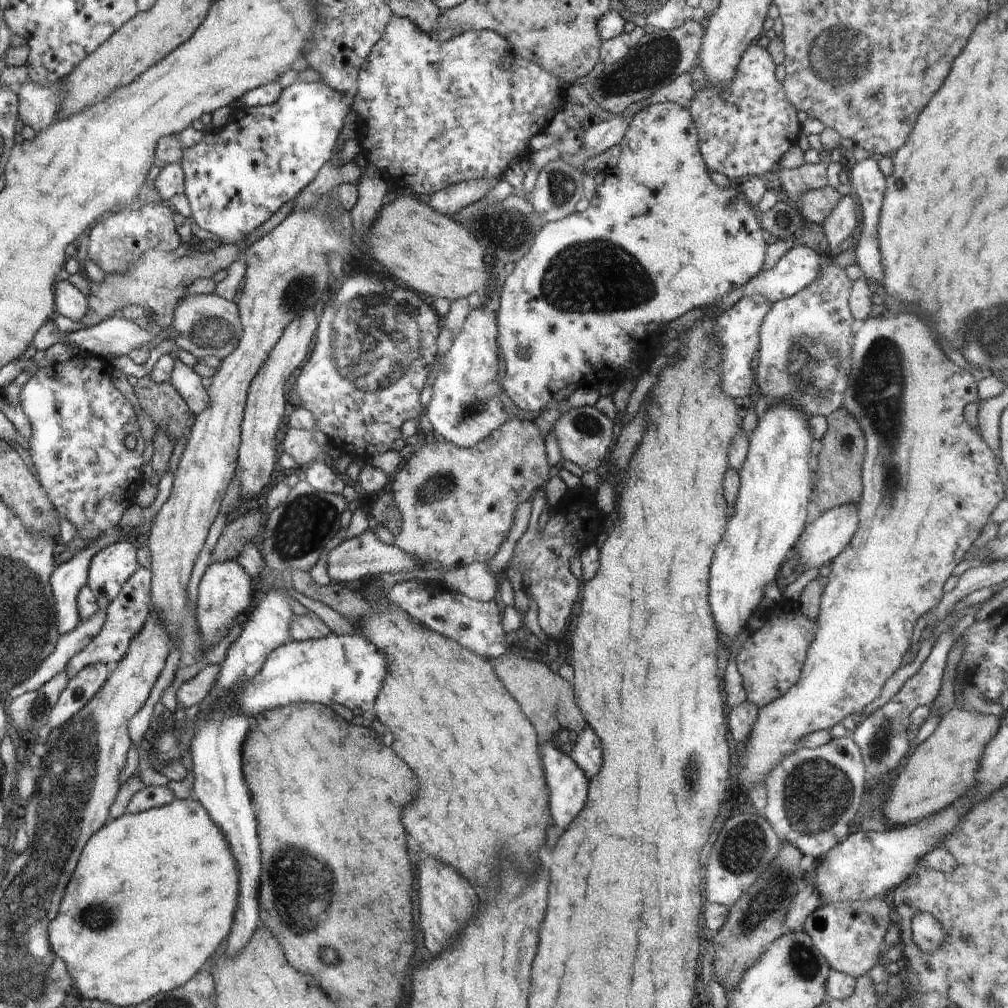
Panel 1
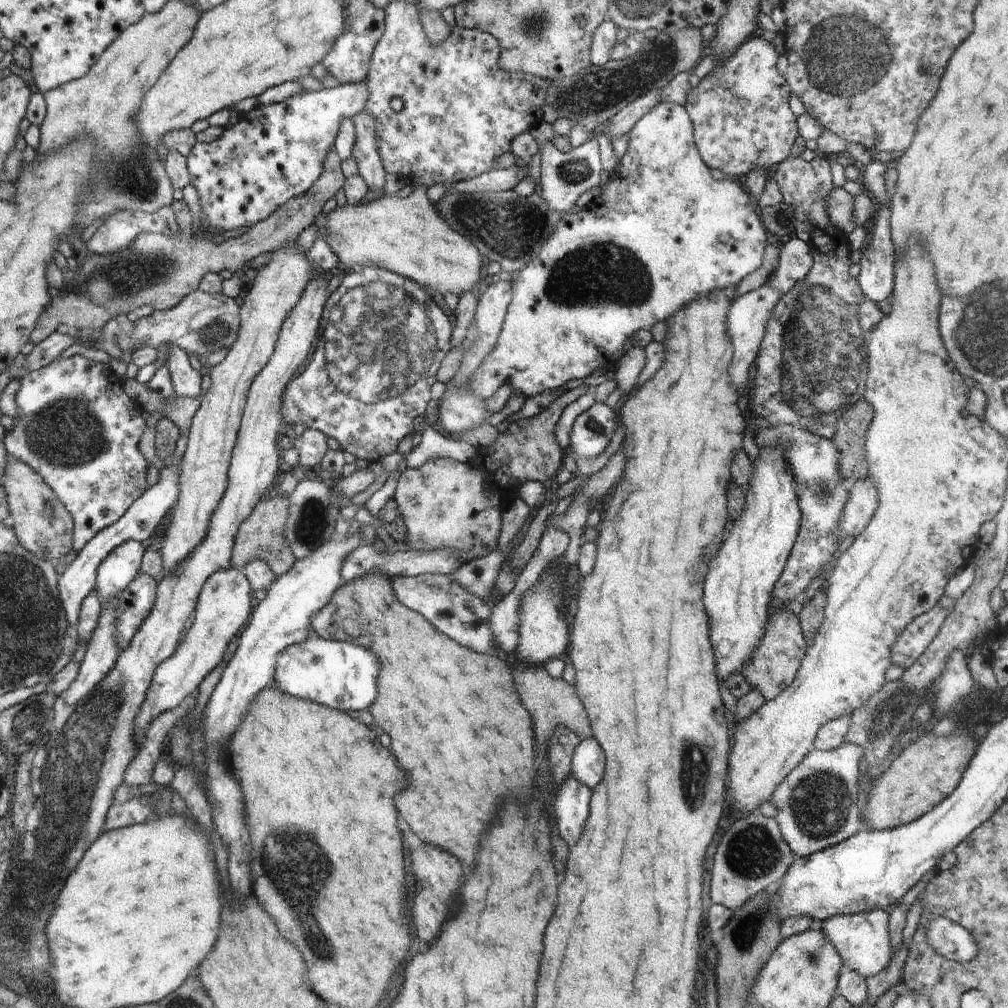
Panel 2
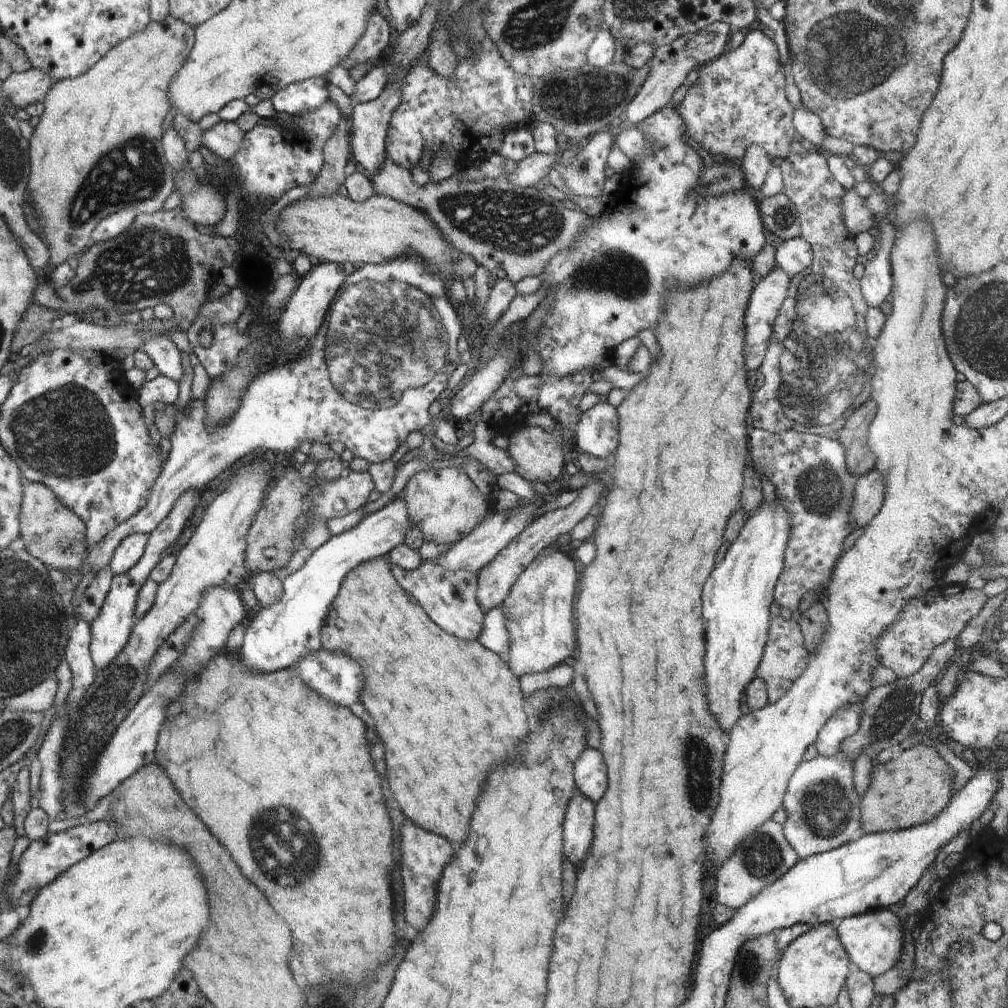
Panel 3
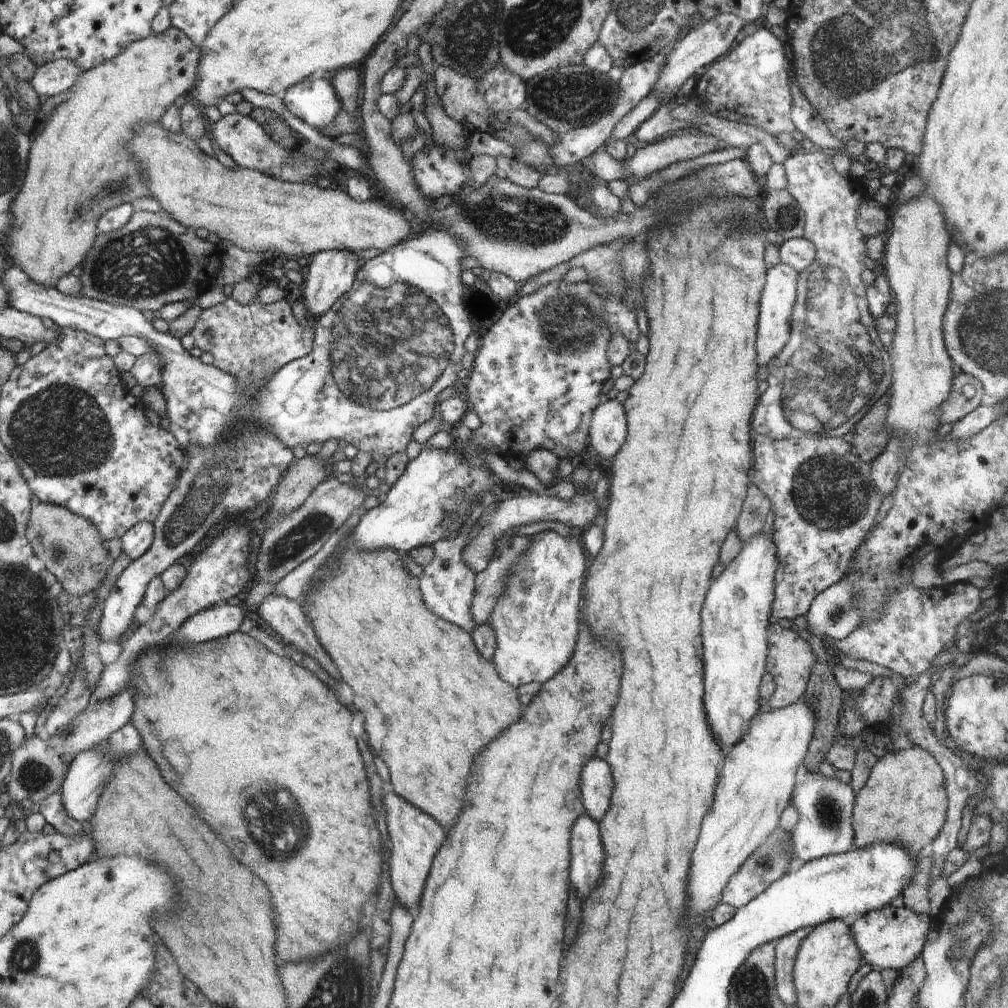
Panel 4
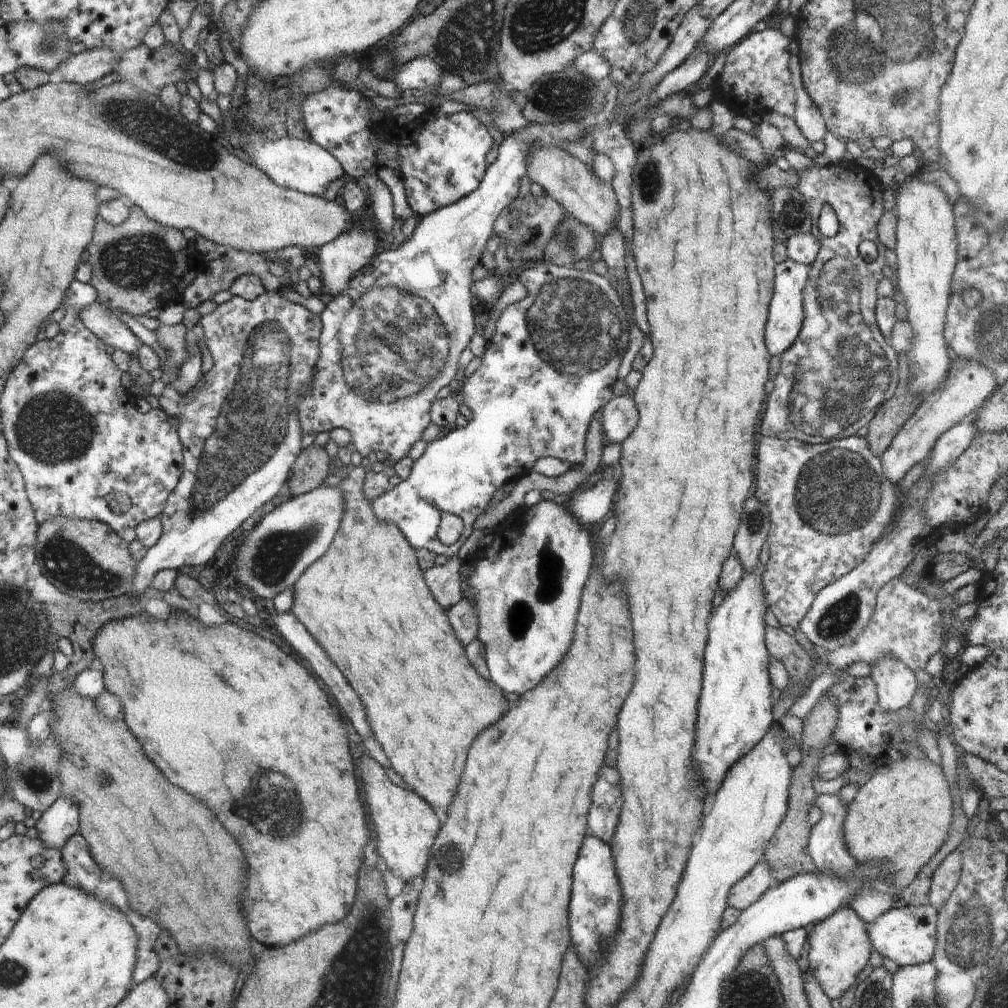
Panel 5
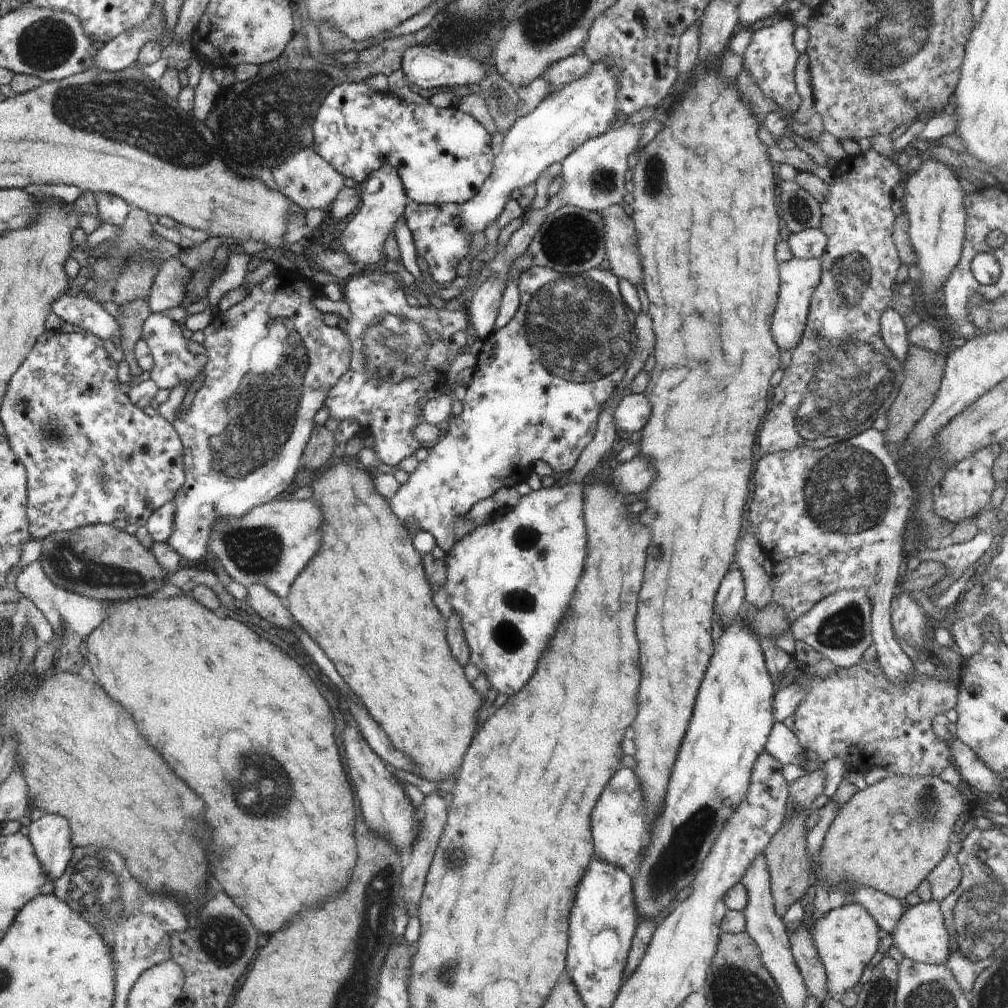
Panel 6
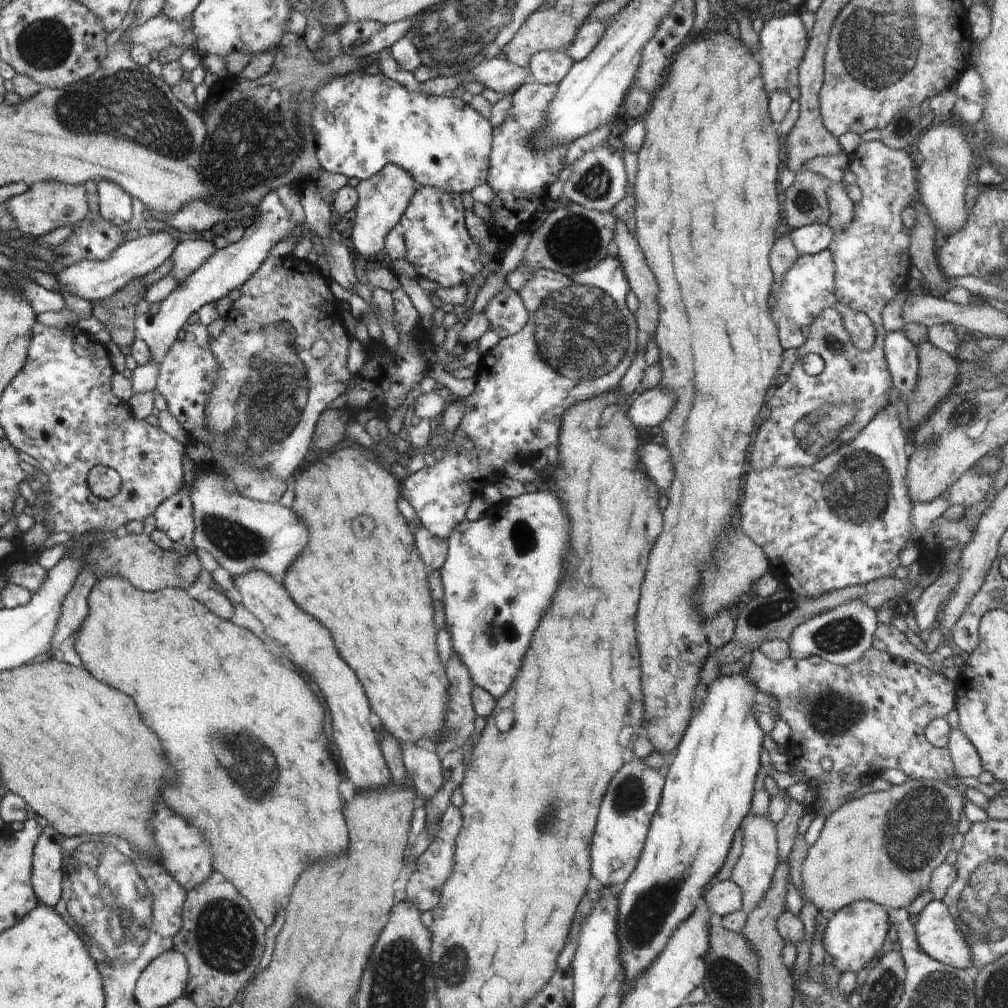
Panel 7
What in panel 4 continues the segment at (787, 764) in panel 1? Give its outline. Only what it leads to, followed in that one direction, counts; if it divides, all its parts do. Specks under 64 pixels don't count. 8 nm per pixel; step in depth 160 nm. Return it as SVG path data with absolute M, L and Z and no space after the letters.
M800 764L796 769L792 805L800 812L800 820L790 832L793 850L802 862L850 852L855 848L852 824L856 794L850 783L827 778L821 772L812 774Z

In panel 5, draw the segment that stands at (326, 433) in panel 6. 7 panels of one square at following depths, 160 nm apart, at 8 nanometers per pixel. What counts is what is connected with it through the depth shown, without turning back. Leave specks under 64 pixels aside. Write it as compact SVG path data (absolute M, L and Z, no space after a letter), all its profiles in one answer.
M309 445L301 452L288 485L292 496L303 495L318 488L328 476L330 457L325 447Z

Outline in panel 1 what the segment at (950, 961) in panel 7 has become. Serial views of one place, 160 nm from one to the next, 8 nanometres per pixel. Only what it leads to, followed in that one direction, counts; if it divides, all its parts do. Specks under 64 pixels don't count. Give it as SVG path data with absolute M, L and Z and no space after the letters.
M876 896L870 900L822 904L808 916L803 928L831 969L857 978L878 963L883 951L884 936L894 915L891 901Z

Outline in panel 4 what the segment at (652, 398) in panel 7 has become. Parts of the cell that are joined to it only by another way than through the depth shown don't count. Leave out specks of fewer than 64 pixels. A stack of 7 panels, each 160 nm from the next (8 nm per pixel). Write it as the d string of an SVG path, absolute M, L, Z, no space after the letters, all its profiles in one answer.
M604 399L593 410L588 444L606 460L611 460L627 437L627 418L617 399Z

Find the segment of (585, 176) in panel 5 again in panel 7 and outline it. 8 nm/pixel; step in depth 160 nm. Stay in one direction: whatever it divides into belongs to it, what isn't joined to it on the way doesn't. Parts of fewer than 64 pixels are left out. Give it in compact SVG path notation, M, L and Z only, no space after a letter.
M617 219L616 230L614 230L614 242L618 248L618 262L624 270L626 280L631 290L635 293L637 300L639 301L638 311L634 314L637 323L637 348L644 350L647 343L654 338L654 330L656 330L656 324L658 324L658 284L656 284L656 278L654 274L648 270L646 262L644 262L644 256L642 256L642 248L638 244L638 240L634 237L634 234L628 229L625 222Z

